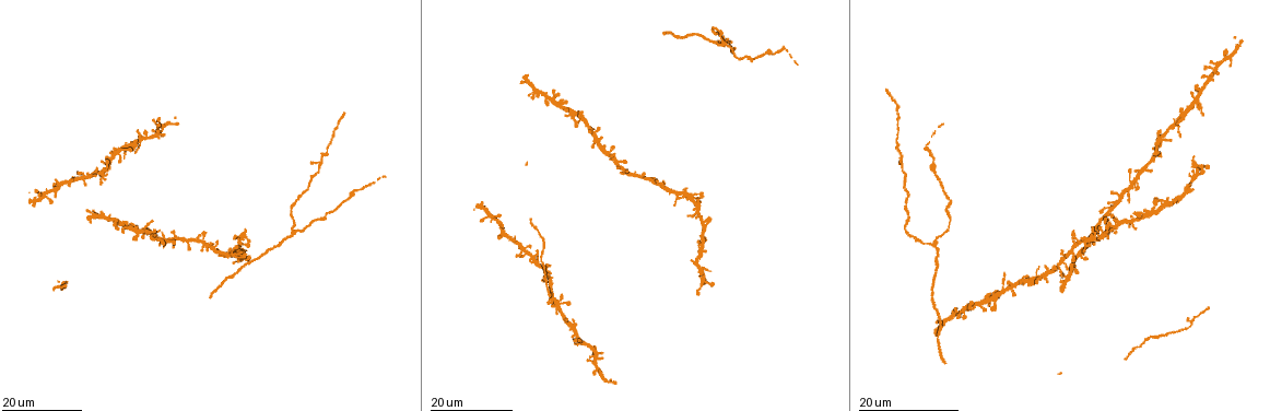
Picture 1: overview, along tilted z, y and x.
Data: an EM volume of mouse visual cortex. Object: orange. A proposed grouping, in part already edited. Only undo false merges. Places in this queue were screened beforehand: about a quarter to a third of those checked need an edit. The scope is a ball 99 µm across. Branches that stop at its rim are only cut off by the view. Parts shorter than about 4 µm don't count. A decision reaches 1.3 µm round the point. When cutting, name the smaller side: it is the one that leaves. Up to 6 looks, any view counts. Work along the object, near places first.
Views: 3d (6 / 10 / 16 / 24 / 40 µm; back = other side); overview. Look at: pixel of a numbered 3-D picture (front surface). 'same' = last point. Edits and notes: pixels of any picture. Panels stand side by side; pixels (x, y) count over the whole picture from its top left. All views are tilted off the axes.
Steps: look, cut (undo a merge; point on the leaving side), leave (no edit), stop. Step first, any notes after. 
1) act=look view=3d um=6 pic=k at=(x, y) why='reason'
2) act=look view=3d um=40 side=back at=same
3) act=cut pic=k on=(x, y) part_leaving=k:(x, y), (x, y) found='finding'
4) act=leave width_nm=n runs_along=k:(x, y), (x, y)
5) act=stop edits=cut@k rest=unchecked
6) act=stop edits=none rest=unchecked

act=look view=3d um=16 pic=1 at=(935, 244) why='a fork'

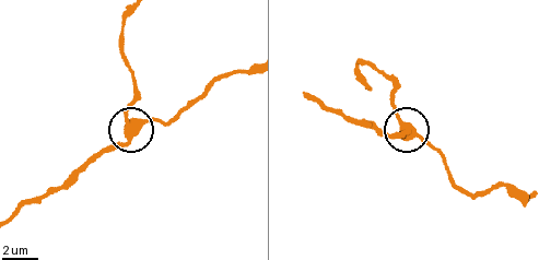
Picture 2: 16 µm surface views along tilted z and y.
act=look view=3d um=10 pic=2 at=(132, 125)

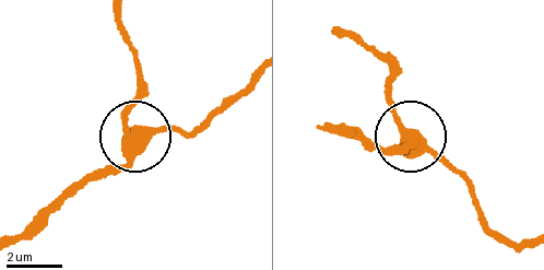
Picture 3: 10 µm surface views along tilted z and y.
act=leave width_nm=430 runs_along=3:(20, 239), (98, 176), (133, 137), (181, 130) found='continuous, no second neuron'

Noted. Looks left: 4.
act=look view=3d um=16 pic=1 at=(136, 235)

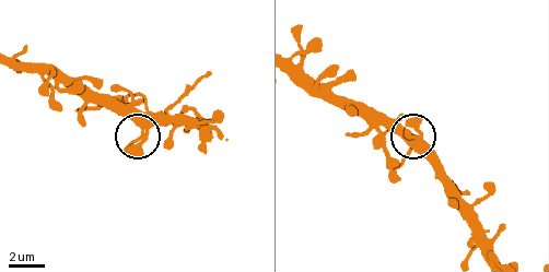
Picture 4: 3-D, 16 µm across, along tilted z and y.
act=look view=3d um=10 pic=4 at=(143, 133)

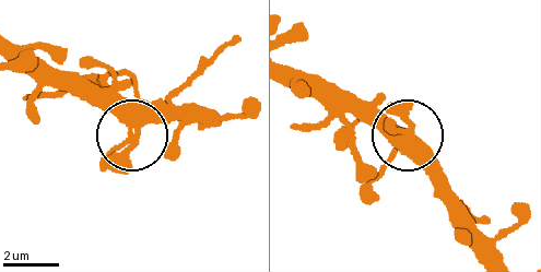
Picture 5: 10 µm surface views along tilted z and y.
act=leave runs_along=5:(450, 211), (412, 143), (353, 109) found='continuous, no second neuron'

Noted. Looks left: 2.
act=look view=3d um=16 pic=1 at=(1059, 266) why='arms part here'

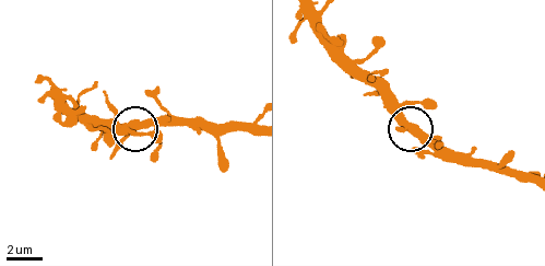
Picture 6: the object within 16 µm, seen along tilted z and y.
act=look view=3d um=10 pic=6 at=(406, 124)

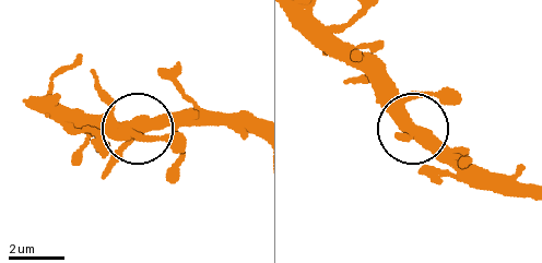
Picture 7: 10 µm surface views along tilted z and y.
act=leave width_nm=330 found='continuous, no second neuron'

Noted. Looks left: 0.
act=stop edits=none rest=unchecked

